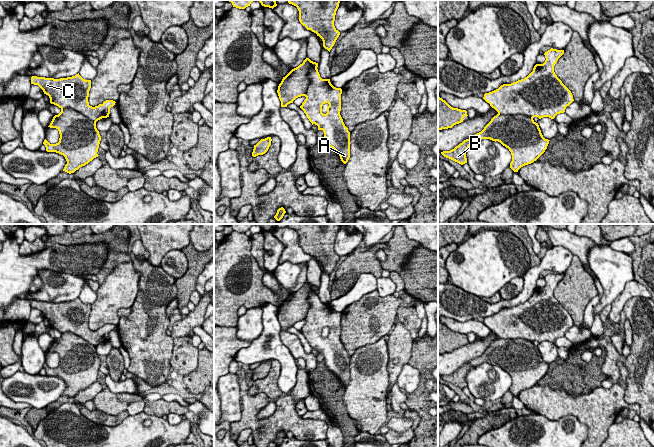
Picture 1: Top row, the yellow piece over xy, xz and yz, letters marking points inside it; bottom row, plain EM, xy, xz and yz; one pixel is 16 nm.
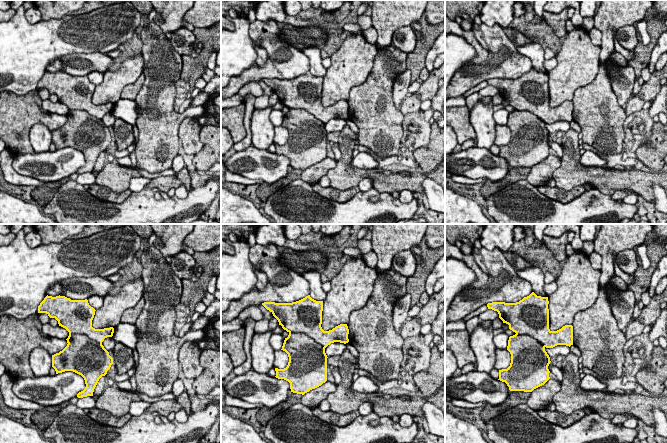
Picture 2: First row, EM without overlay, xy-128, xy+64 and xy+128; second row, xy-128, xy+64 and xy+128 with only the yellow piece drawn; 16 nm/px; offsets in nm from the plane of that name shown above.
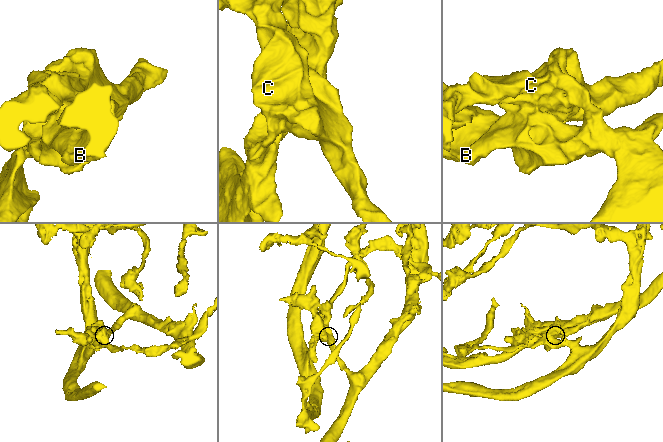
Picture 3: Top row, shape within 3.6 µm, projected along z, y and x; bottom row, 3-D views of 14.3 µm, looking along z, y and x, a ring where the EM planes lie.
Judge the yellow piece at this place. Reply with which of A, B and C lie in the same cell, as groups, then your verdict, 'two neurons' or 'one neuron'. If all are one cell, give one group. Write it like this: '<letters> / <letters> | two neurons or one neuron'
A C / B | two neurons

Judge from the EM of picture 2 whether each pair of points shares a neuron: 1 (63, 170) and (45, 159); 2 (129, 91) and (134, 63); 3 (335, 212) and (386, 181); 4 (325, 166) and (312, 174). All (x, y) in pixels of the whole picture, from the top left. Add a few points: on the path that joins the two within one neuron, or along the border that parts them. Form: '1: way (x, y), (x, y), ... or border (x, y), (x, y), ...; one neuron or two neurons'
1: way (59, 166), (49, 161); one neuron
2: border (142, 72), (133, 82), (124, 87), (120, 98); two neurons
3: border (373, 187), (380, 192), (390, 193); two neurons
4: way (322, 168), (315, 172); one neuron

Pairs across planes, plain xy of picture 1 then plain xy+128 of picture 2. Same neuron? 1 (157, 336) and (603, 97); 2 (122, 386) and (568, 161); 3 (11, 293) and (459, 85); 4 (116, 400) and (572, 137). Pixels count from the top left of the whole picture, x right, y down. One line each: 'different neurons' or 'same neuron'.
1: same neuron
2: different neurons
3: different neurons
4: same neuron

